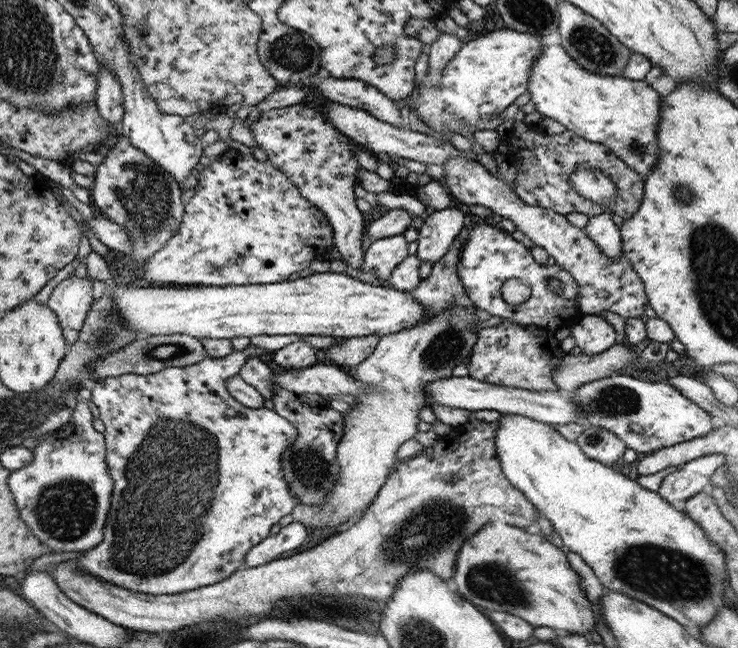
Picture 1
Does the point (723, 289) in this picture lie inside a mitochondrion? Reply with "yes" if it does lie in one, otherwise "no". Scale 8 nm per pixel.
yes

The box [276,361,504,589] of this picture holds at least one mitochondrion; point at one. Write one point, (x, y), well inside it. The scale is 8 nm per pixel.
(426, 533)

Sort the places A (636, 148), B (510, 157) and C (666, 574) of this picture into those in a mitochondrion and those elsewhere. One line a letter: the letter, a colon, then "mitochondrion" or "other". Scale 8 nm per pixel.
A: mitochondrion
B: other
C: mitochondrion

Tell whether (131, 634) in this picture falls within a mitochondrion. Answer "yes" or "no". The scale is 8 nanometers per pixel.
no

